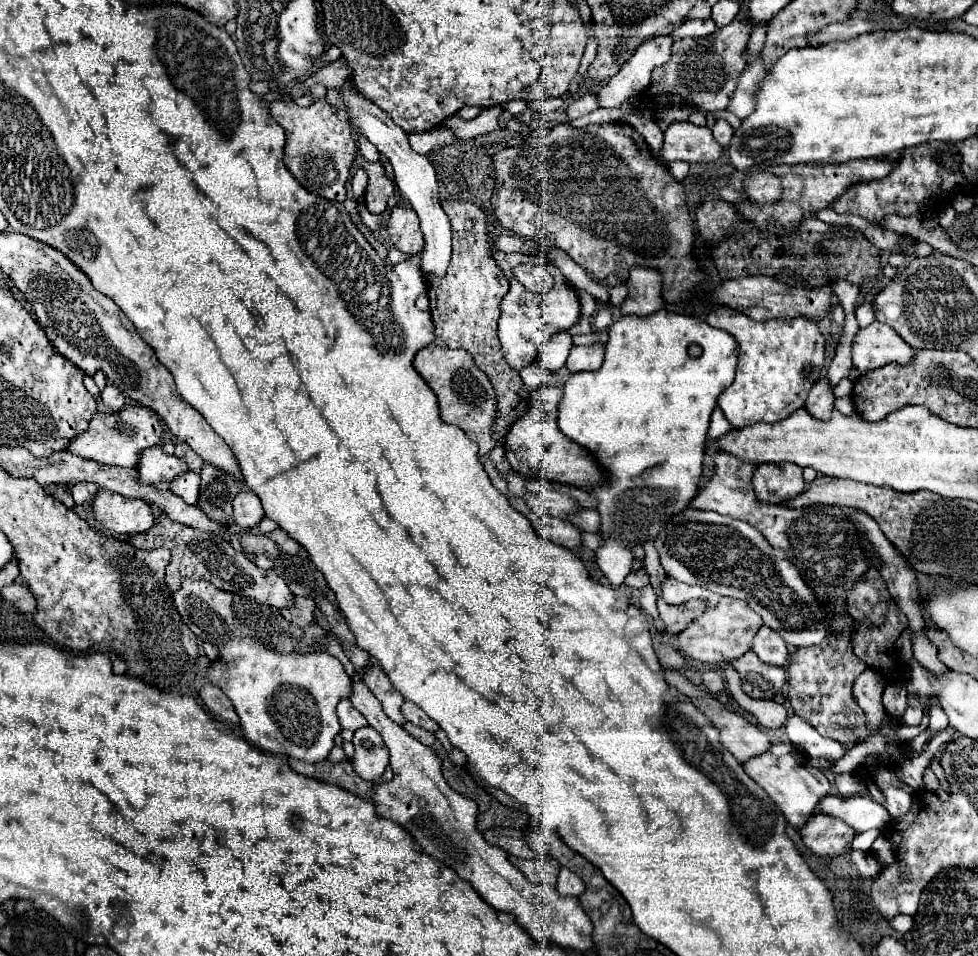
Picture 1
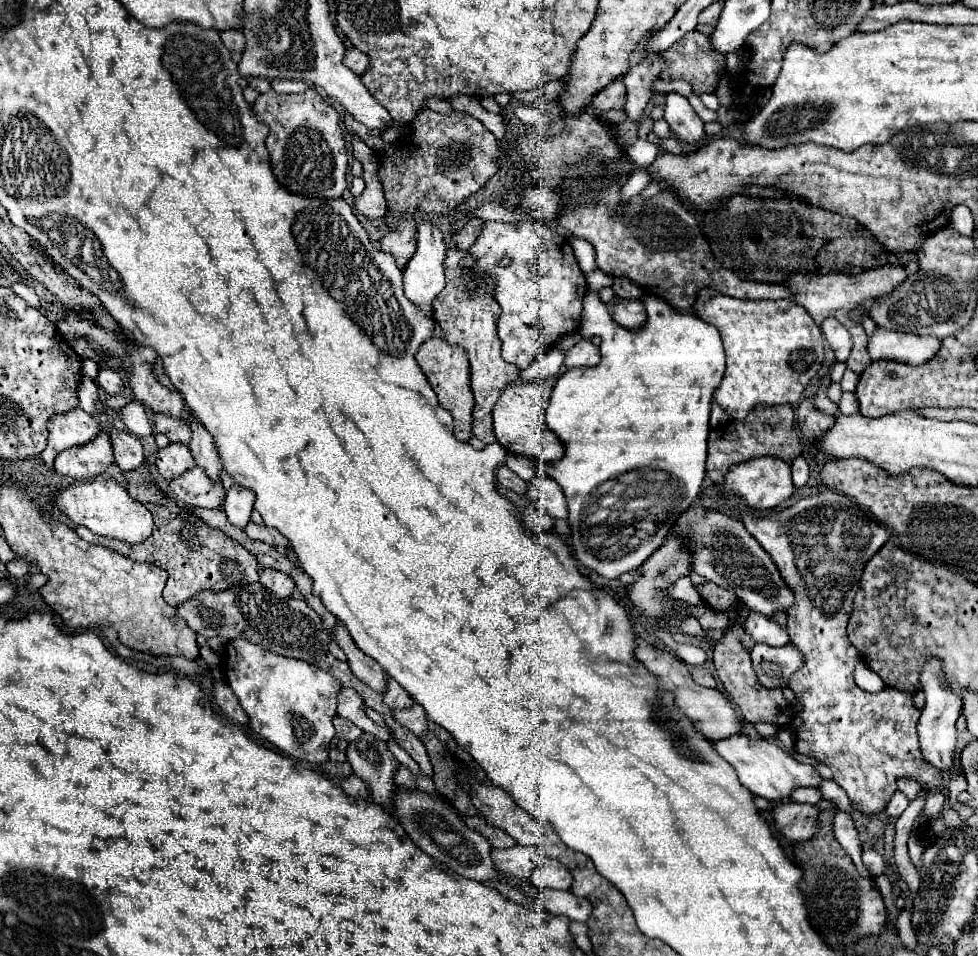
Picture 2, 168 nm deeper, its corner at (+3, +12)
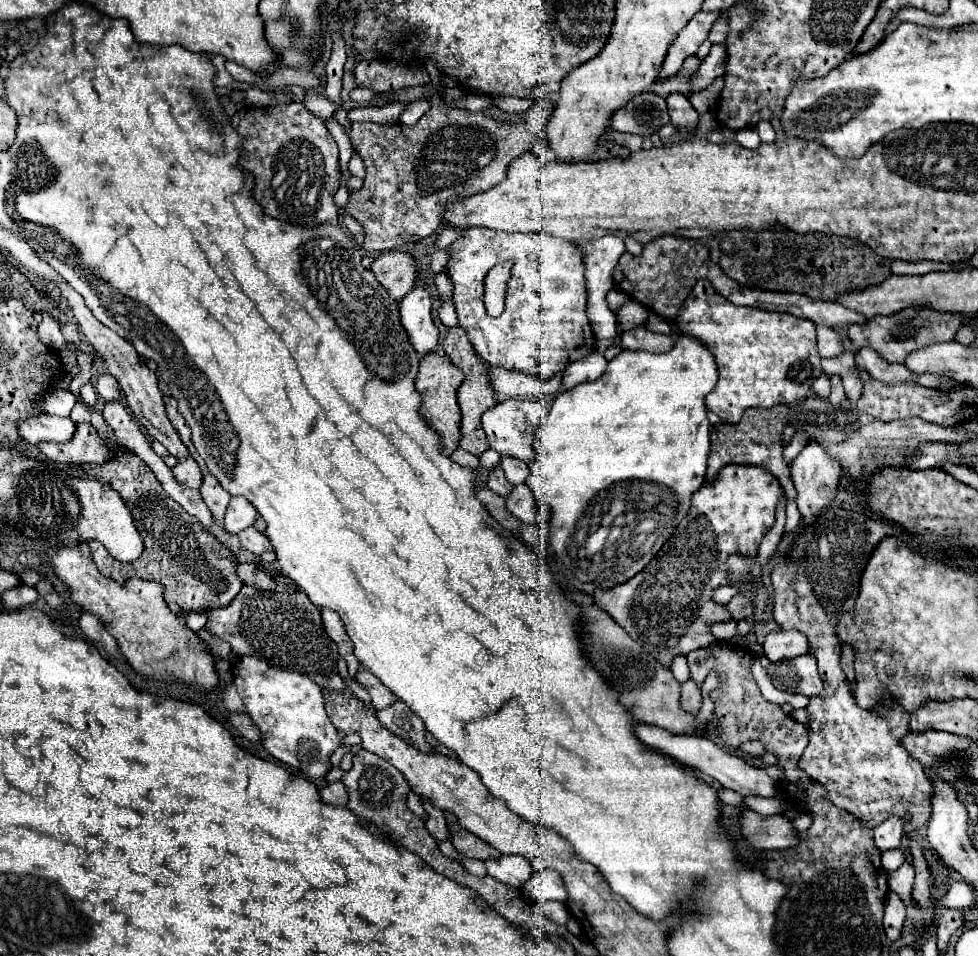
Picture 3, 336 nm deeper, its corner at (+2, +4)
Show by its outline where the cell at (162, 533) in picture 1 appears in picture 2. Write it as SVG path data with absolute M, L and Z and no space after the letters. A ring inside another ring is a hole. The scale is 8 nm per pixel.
M143 462L137 470L133 470L129 474L127 490L135 500L139 500L153 514L155 528L153 528L151 538L143 540L143 544L131 546L127 542L97 536L91 530L87 530L85 526L77 526L77 534L83 540L119 550L121 554L127 554L129 558L133 558L137 562L153 562L153 564L161 566L169 576L163 596L165 596L165 602L171 606L179 606L181 602L185 602L189 596L193 596L201 588L227 590L227 588L233 588L239 584L259 582L259 570L263 570L263 566L259 566L255 562L253 554L249 554L243 546L239 546L239 542L235 542L221 530L215 530L199 520L193 520L193 516L189 516L189 514L177 512L175 500L167 498L157 486L153 486L149 482L149 476L145 480L141 474L135 474L135 472L149 472L149 464Z

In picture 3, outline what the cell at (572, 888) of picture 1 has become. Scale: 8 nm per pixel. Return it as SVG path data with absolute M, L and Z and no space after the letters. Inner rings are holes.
M540 870L530 876L528 882L524 882L522 890L526 890L534 900L546 902L546 900L566 900L566 888L556 870Z

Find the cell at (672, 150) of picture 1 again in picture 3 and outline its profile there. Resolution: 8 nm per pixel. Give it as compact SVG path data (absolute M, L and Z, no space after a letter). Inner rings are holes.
M670 94L666 98L668 104L668 114L672 124L678 128L682 136L690 136L698 128L698 112L692 108L690 100L684 94Z

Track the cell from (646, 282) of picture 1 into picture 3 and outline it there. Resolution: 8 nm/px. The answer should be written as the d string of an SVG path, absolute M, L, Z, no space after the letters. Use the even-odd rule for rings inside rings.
M644 326L622 332L622 350L646 350L646 352L668 352L674 346L672 336L654 334Z

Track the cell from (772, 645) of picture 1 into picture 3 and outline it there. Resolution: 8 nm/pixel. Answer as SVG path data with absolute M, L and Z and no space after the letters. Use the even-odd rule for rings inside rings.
M776 630L766 636L762 648L764 648L764 656L770 662L778 662L784 658L796 658L800 654L810 652L810 642L802 632Z

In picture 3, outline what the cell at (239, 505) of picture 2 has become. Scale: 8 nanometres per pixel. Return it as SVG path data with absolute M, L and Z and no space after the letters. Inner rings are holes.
M236 496L228 504L228 510L226 510L226 516L224 516L224 524L226 524L226 530L230 534L238 534L244 528L252 526L256 518L258 518L256 508L246 498Z

